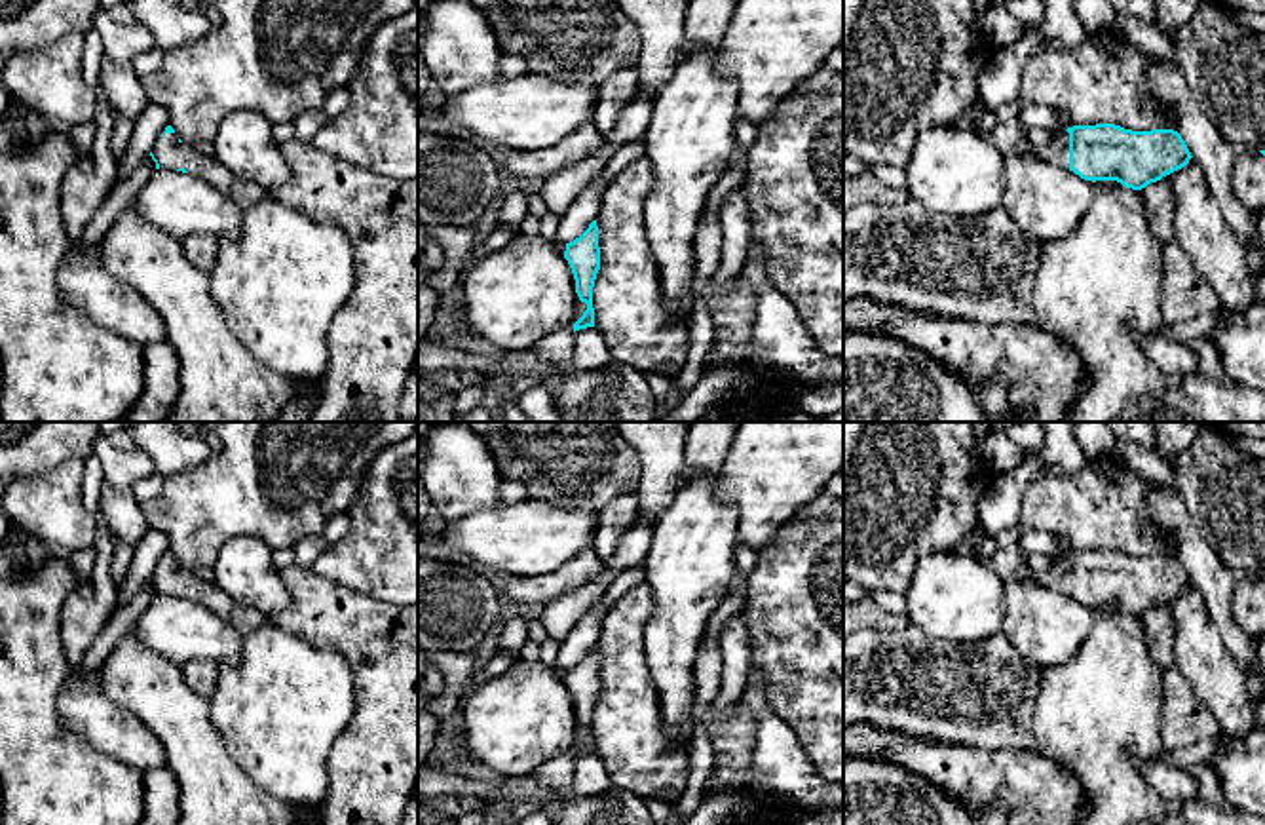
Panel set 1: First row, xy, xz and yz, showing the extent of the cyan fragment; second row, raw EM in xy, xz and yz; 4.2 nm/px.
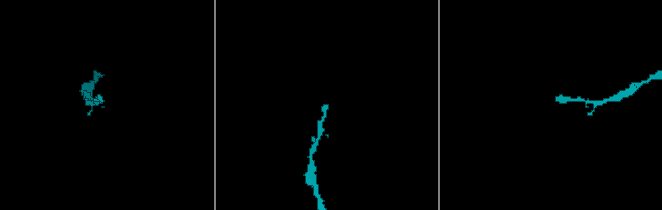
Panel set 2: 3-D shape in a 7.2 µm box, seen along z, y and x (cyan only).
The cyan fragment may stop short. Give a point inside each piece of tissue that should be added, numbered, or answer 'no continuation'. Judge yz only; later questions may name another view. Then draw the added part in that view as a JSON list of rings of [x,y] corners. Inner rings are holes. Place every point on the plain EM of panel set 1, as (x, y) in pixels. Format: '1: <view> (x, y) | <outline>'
1: yz (1057, 578) | [[[1066,555],[1054,559],[1047,574],[1035,574],[1031,568],[1026,566],[1003,578],[1003,582],[1005,585],[1016,582],[1033,582],[1041,584],[1047,589],[1069,595],[1069,559]]]

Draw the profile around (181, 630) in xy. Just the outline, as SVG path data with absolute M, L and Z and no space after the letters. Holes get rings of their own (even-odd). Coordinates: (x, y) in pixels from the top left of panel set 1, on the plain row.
M163 593L137 618L135 631L150 650L180 667L190 662L237 662L245 639L207 606Z

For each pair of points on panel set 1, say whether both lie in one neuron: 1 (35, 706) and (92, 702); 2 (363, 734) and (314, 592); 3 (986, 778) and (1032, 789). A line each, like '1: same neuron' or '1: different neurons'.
1: different neurons
2: same neuron
3: same neuron

